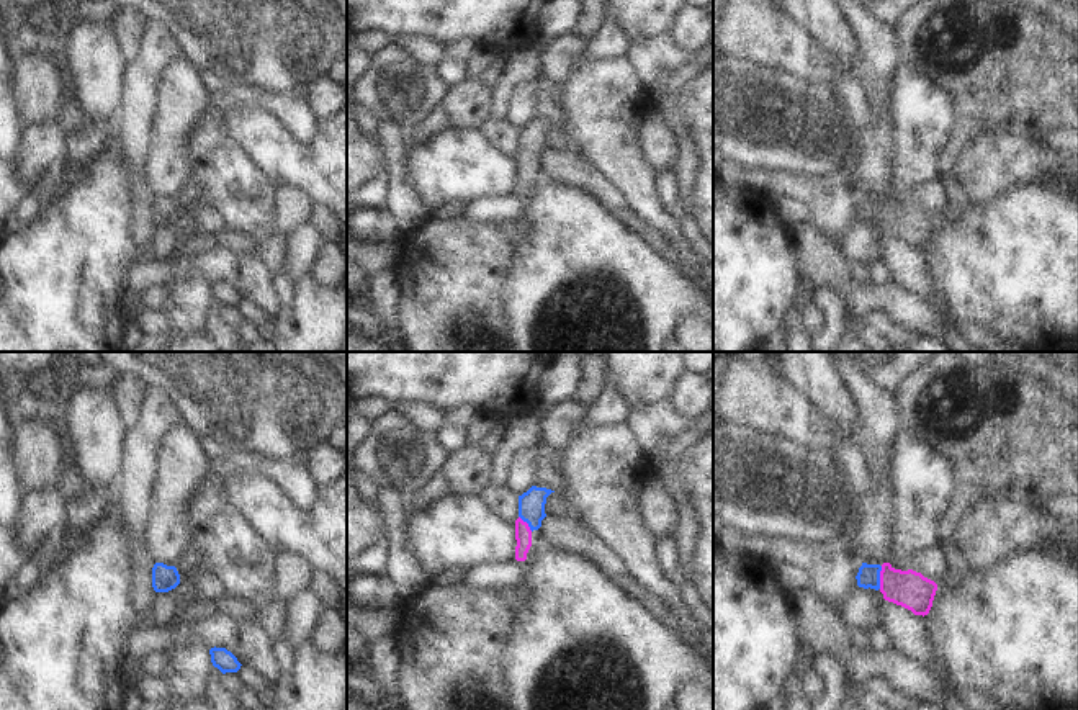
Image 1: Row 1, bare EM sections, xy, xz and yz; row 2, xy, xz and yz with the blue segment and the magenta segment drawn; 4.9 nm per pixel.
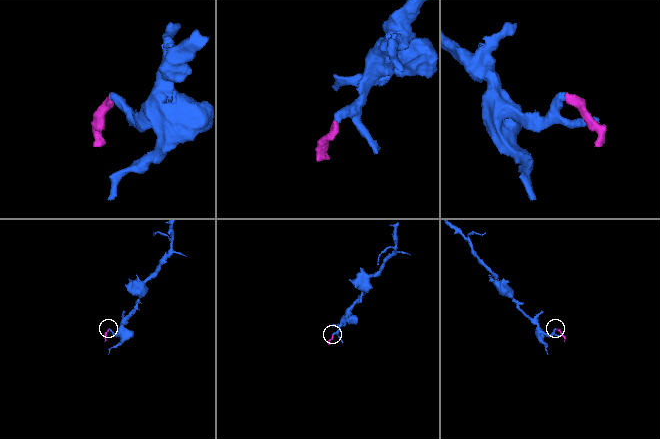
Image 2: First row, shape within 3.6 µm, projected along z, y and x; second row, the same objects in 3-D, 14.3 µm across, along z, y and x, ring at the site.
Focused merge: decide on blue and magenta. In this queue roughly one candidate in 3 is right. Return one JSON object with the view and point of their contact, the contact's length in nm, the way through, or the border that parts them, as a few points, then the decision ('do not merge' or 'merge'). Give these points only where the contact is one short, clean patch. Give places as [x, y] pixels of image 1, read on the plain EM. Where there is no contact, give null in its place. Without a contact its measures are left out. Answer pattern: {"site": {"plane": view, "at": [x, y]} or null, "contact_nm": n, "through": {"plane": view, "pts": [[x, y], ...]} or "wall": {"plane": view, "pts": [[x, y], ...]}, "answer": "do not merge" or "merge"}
{"site": {"plane": "yz", "at": [879, 211]}, "contact_nm": 110, "through": {"plane": "yz", "pts": [[869, 208], [879, 211], [910, 223]]}, "answer": "merge"}

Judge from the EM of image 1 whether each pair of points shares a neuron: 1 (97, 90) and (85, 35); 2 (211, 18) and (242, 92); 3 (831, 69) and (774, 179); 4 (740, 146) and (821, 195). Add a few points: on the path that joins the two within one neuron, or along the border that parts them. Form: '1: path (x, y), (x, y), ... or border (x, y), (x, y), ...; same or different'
1: path (97, 77), (92, 48); same
2: border (224, 84), (257, 84), (277, 92); different
3: path (859, 112), (849, 167), (817, 185); same
4: border (746, 169), (774, 169), (820, 177); different

